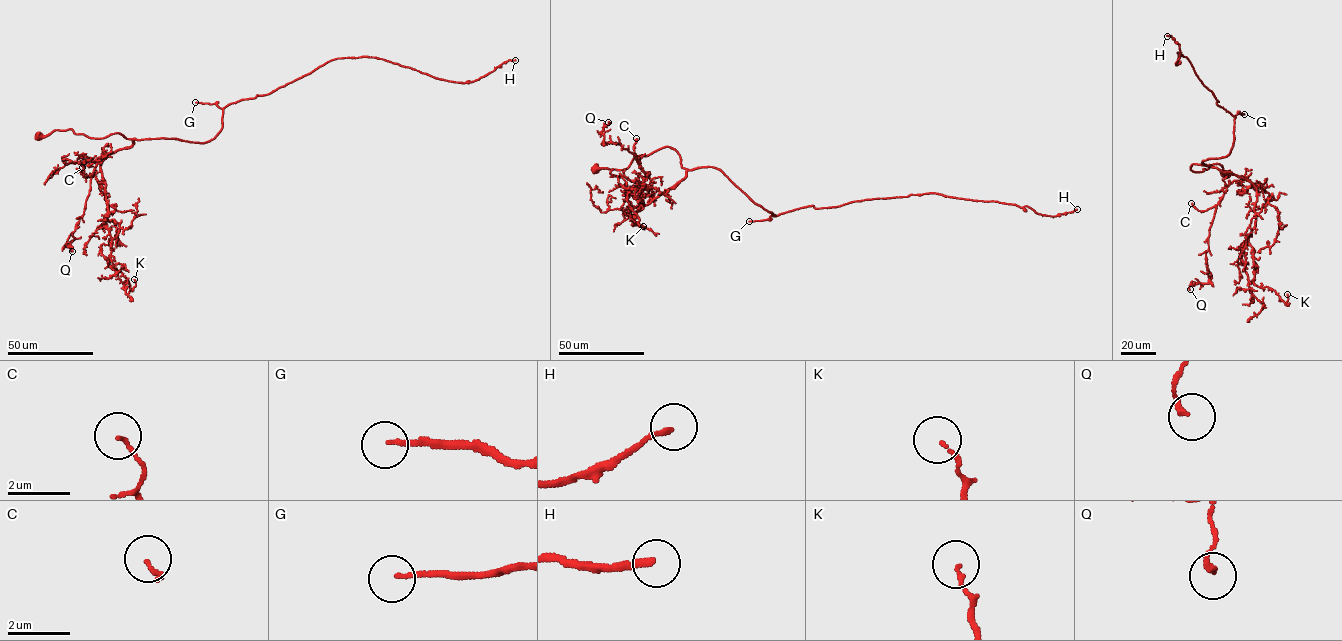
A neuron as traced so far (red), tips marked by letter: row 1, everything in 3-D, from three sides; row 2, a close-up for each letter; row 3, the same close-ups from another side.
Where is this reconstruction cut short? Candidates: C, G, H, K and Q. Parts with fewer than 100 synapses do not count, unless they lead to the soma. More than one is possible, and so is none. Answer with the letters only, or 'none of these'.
G, H

